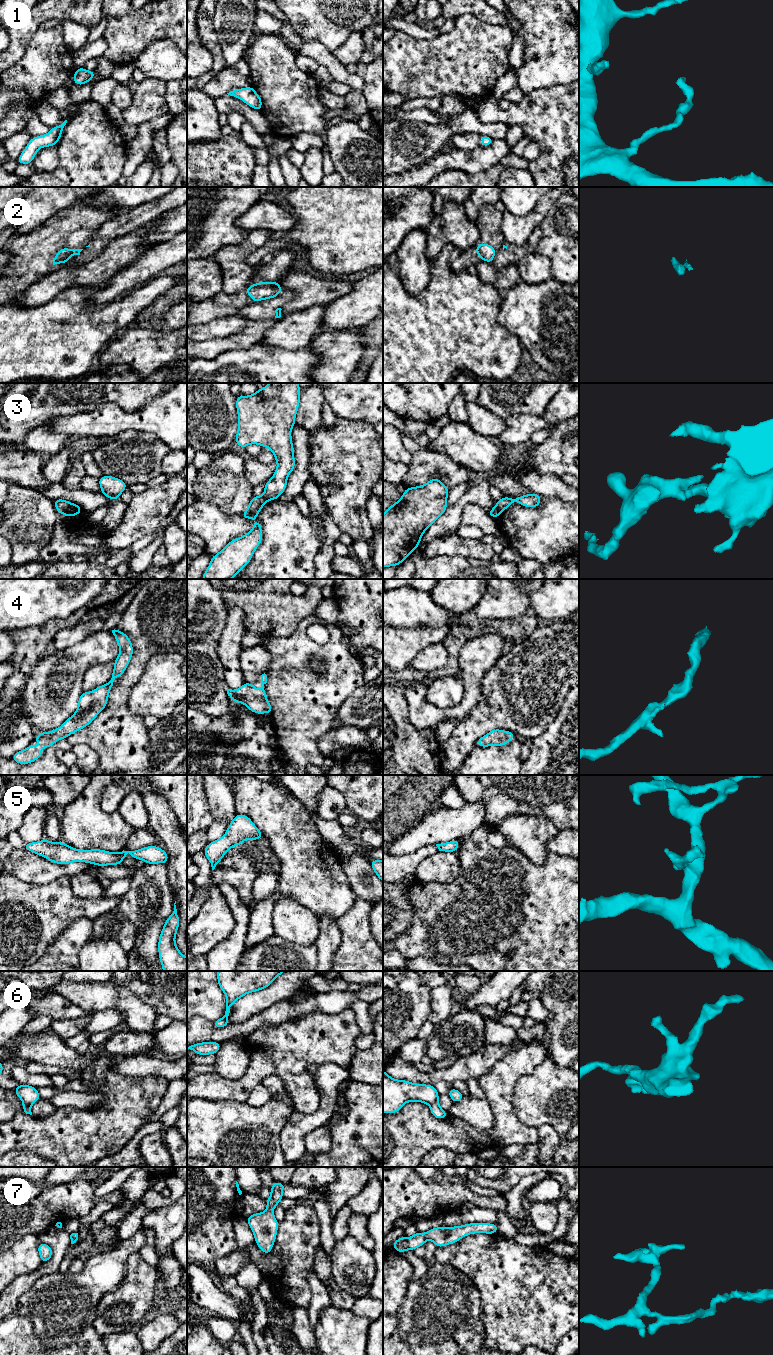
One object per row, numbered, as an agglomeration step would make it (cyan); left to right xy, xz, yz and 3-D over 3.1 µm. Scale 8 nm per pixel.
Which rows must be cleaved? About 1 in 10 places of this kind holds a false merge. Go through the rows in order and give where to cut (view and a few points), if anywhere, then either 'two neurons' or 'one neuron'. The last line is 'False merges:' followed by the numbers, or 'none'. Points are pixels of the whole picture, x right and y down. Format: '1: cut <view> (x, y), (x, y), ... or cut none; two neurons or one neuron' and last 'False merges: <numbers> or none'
1: cut none; one neuron
2: cut xy (67, 258), (61, 262); two neurons
3: cut xy (71, 503), (64, 514); two neurons
4: cut none; one neuron
5: cut none; one neuron
6: cut yz (437, 1099), (429, 1105); two neurons
7: cut none; one neuron
False merges: 2, 3, 6

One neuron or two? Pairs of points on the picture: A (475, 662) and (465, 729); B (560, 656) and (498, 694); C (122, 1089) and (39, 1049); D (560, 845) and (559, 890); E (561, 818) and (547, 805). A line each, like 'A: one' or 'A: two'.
A: two
B: one
C: two
D: two
E: one

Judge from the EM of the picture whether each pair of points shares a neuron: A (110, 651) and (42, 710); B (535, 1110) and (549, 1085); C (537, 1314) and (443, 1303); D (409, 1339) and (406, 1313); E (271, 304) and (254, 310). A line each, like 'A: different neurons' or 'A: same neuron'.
A: same neuron
B: same neuron
C: different neurons
D: same neuron
E: same neuron

